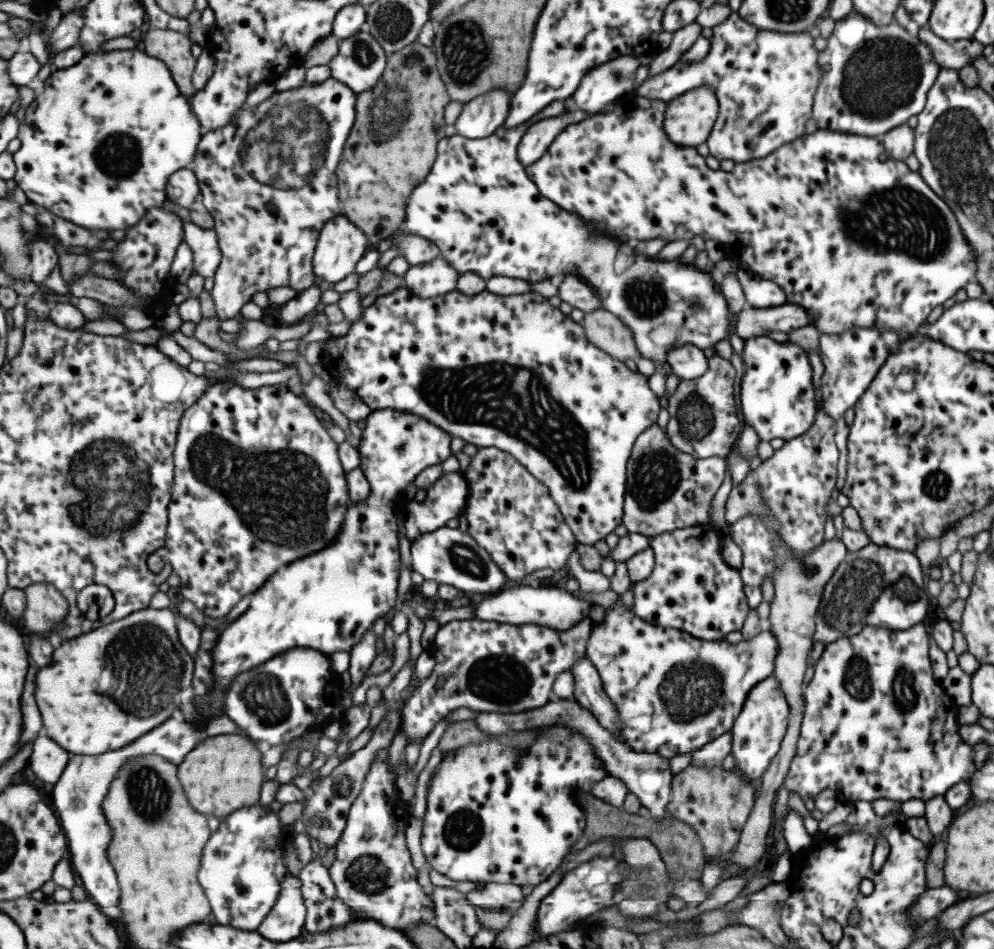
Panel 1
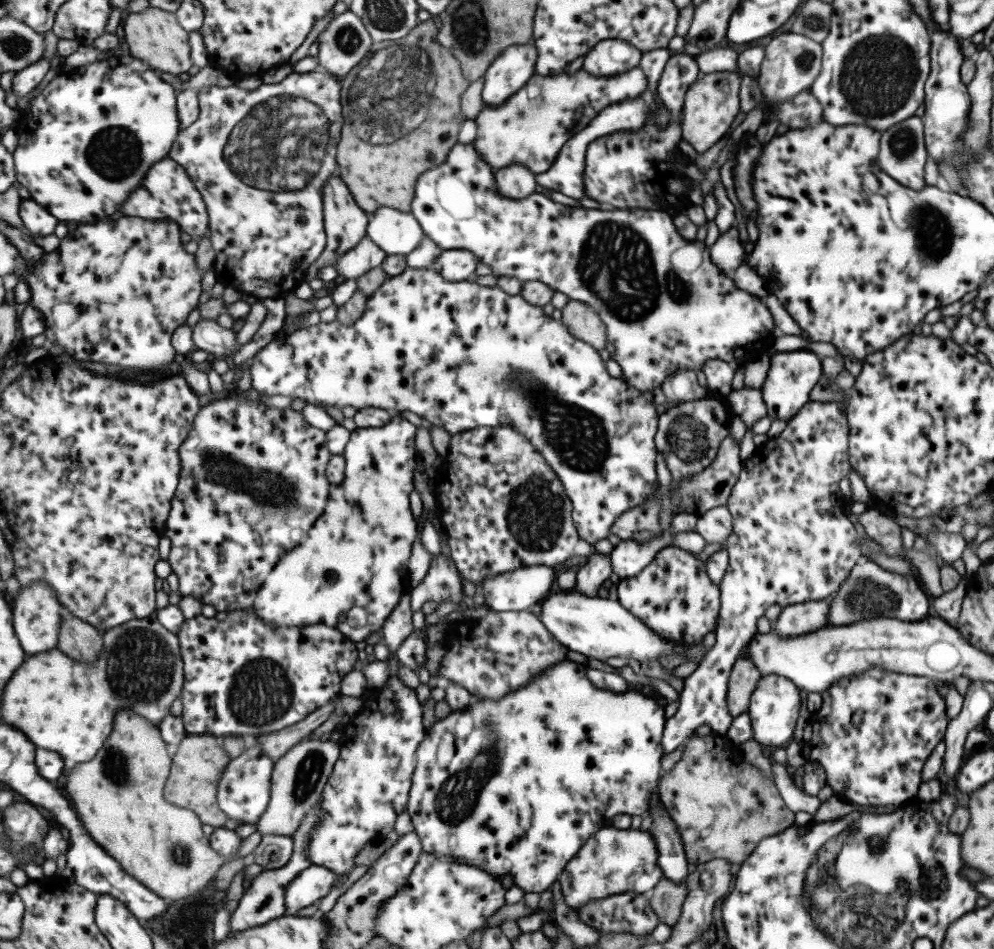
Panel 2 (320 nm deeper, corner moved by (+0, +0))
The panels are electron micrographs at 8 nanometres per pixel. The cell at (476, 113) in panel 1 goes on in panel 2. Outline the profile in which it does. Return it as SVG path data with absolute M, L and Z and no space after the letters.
M535 42L505 49L488 68L484 104L500 107L536 77L538 50Z

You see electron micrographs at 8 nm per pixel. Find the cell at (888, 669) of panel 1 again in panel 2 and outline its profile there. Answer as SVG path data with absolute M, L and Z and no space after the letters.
M876 666L868 668L861 674L856 676L846 676L834 682L827 690L820 693L821 705L813 716L814 723L814 739L812 740L812 754L811 759L817 764L823 774L823 784L829 786L834 795L841 796L845 800L858 804L861 806L894 806L905 804L916 798L919 784L921 783L921 768L925 763L927 756L931 754L933 747L939 742L943 741L943 733L945 726L948 723L944 700L939 693L937 693L937 682L931 678L921 676L911 676L910 674L901 674L897 672L889 672L888 670L880 670Z

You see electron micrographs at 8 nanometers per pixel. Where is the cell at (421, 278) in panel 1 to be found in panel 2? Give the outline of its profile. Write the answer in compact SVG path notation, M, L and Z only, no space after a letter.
M445 250L438 256L435 264L432 264L431 269L449 282L463 282L475 276L480 263L477 255L470 250Z

